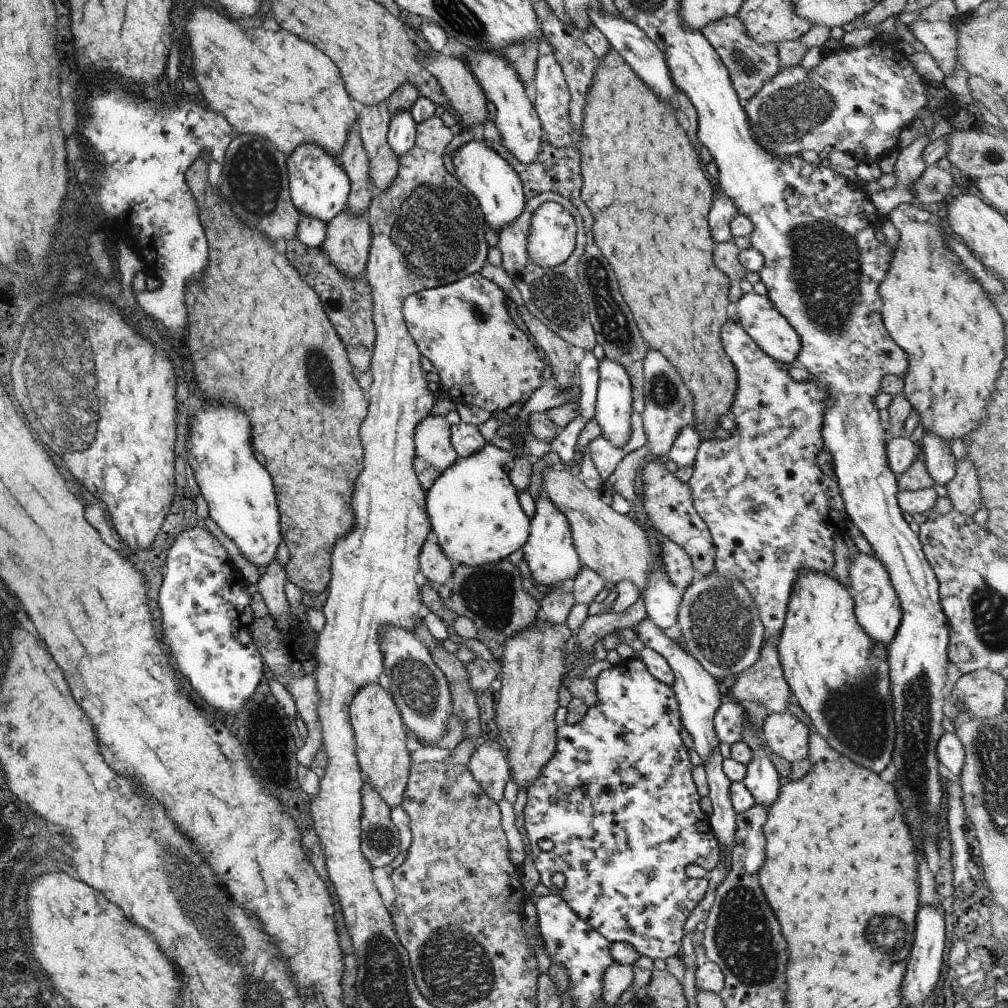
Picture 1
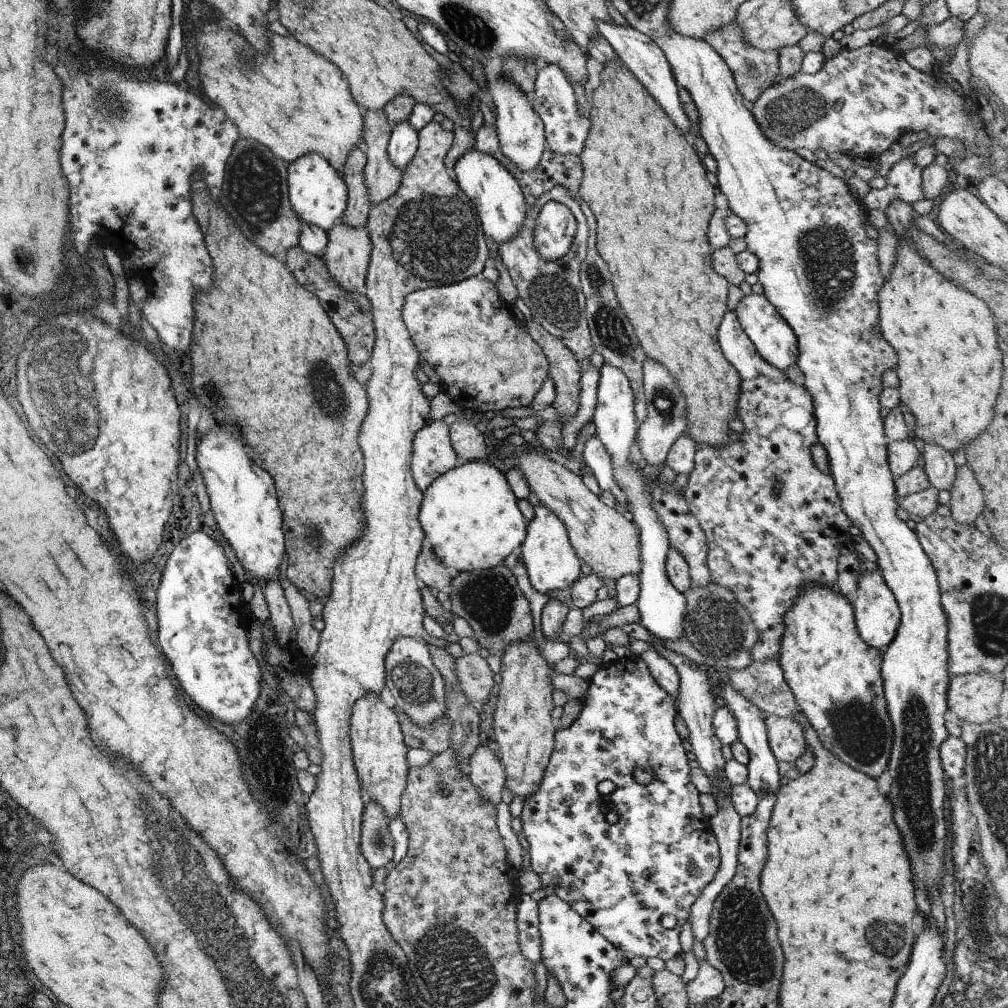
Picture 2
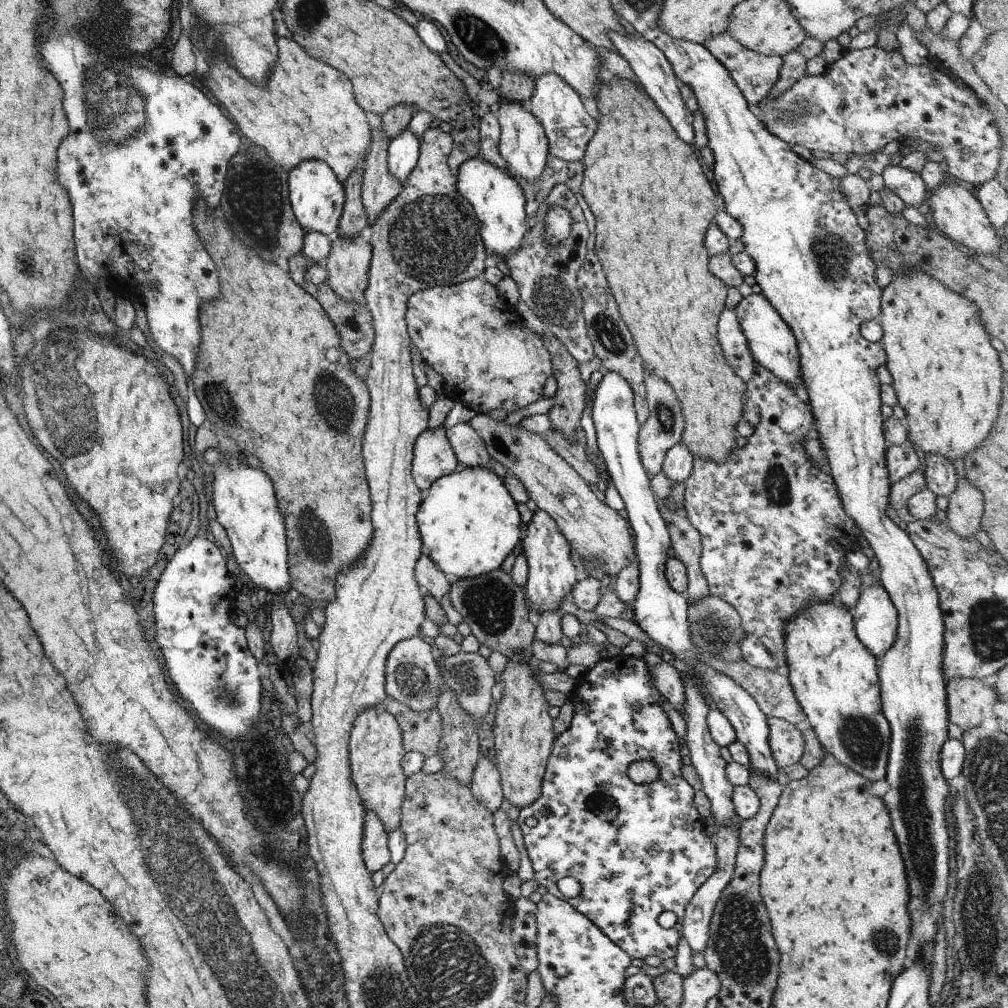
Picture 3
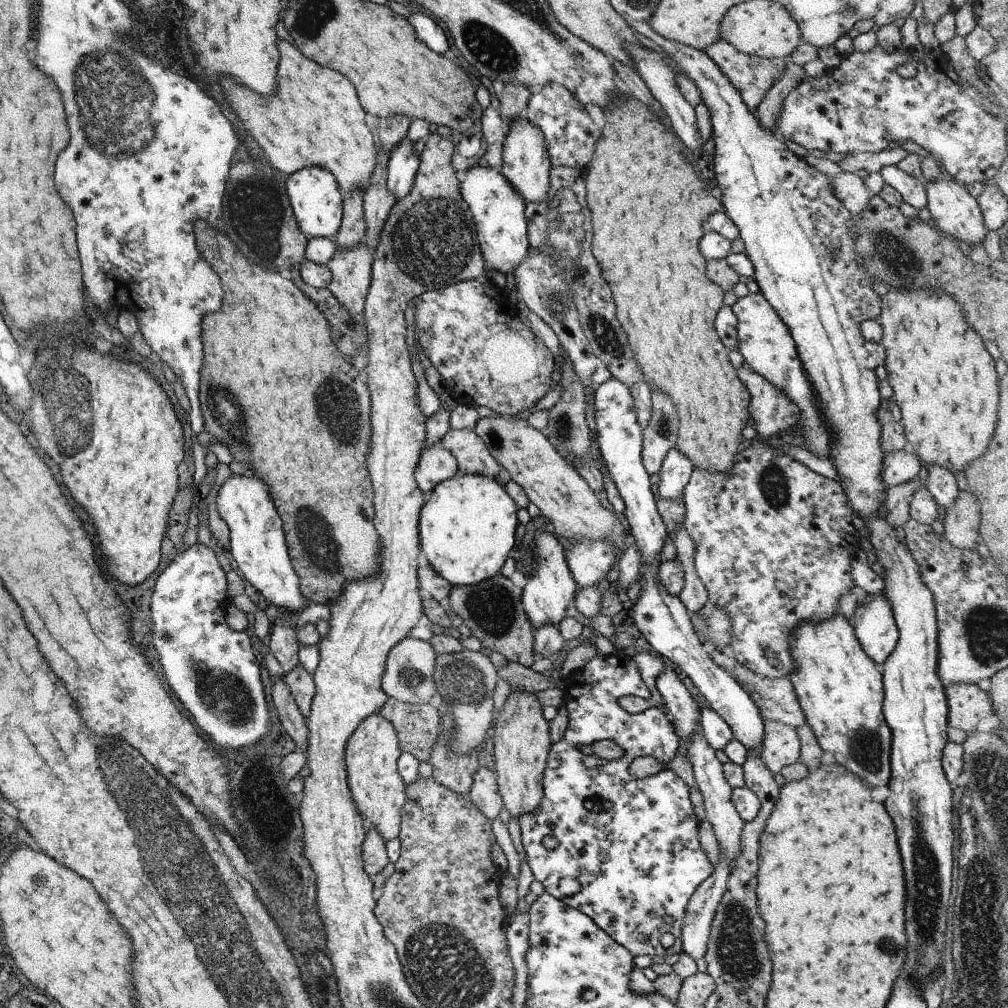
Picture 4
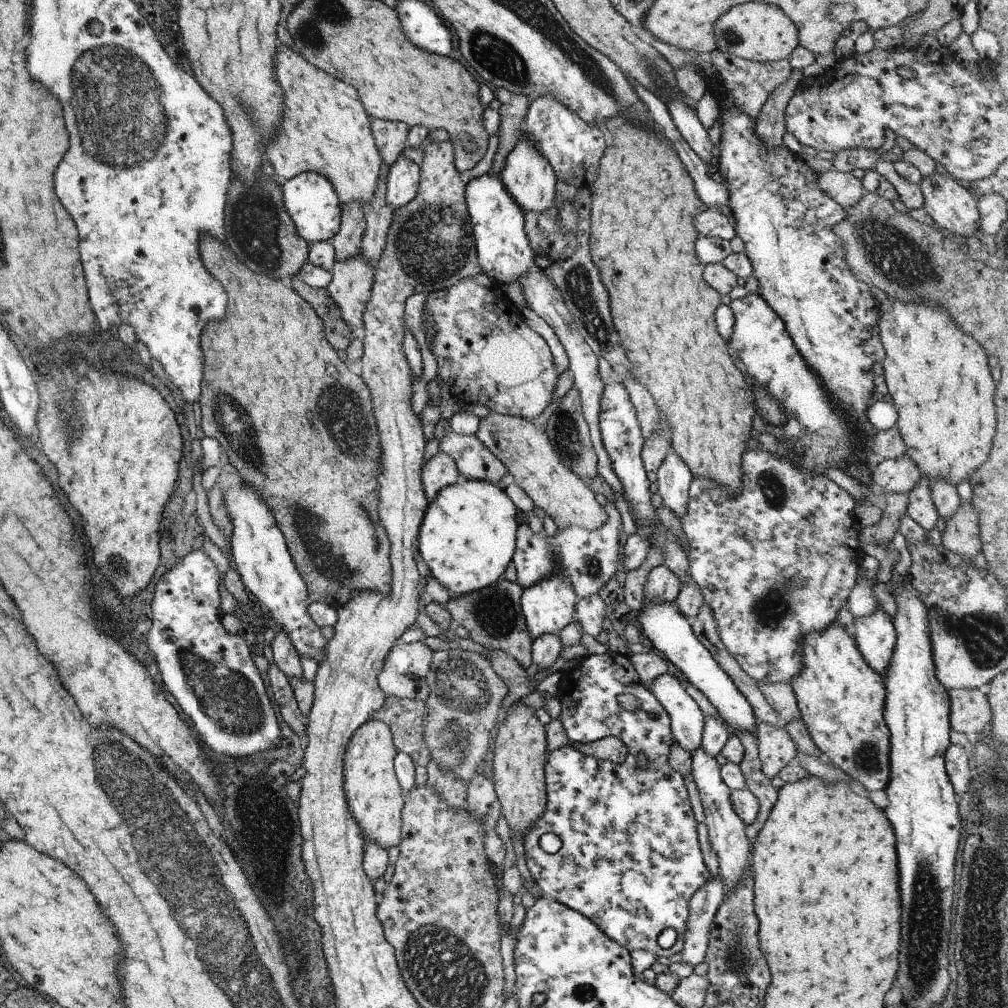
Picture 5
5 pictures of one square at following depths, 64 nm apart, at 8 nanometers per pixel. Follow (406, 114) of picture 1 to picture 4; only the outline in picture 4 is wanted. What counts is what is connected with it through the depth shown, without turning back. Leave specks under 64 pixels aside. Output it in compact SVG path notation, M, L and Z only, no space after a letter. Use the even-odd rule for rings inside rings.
M405 136L388 154L386 186L394 194L395 200L404 197L412 187L414 172L418 167L418 149L418 145Z

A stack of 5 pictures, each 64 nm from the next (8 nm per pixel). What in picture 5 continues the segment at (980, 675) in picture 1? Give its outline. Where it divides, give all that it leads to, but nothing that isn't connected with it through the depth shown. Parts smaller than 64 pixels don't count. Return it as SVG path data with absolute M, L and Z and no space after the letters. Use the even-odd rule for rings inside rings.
M951 689L948 692L948 726L970 739L991 720L986 695L978 689Z

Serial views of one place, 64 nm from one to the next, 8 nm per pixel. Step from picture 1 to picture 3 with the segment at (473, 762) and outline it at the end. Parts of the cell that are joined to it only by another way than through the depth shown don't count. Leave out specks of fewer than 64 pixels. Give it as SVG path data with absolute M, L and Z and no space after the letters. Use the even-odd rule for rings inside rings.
M482 755L476 760L468 784L471 794L487 807L492 814L501 804L502 788L500 785L500 774L492 761Z

